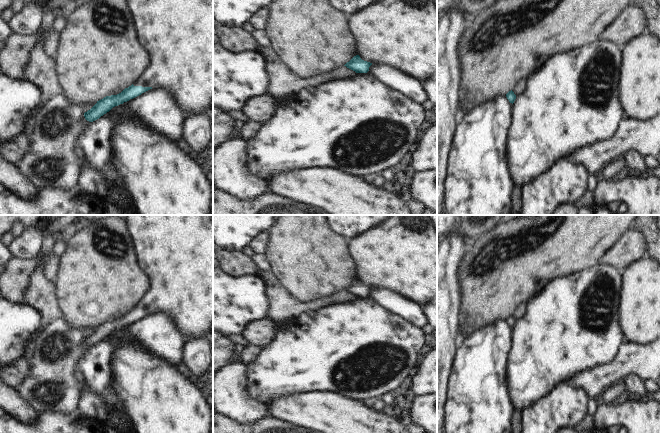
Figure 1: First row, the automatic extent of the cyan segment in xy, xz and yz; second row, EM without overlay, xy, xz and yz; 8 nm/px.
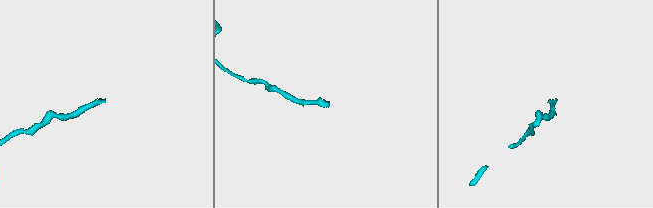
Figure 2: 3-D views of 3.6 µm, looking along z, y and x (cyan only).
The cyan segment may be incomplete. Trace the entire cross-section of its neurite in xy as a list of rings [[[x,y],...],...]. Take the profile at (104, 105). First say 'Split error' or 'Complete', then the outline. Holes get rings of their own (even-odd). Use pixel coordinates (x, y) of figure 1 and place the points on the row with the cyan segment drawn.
Split error. [[[127,0],[127,3],[133,16],[137,37],[148,52],[149,64],[131,86],[125,88],[117,95],[106,96],[97,101],[97,103],[90,110],[84,113],[85,119],[89,122],[93,122],[109,112],[113,107],[123,104],[124,102],[127,102],[152,88],[158,87],[166,89],[175,98],[185,113],[185,116],[209,111],[211,108],[211,103],[213,102],[213,0]]]

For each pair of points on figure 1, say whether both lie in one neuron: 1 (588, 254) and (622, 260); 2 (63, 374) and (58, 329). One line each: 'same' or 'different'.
1: different
2: same

